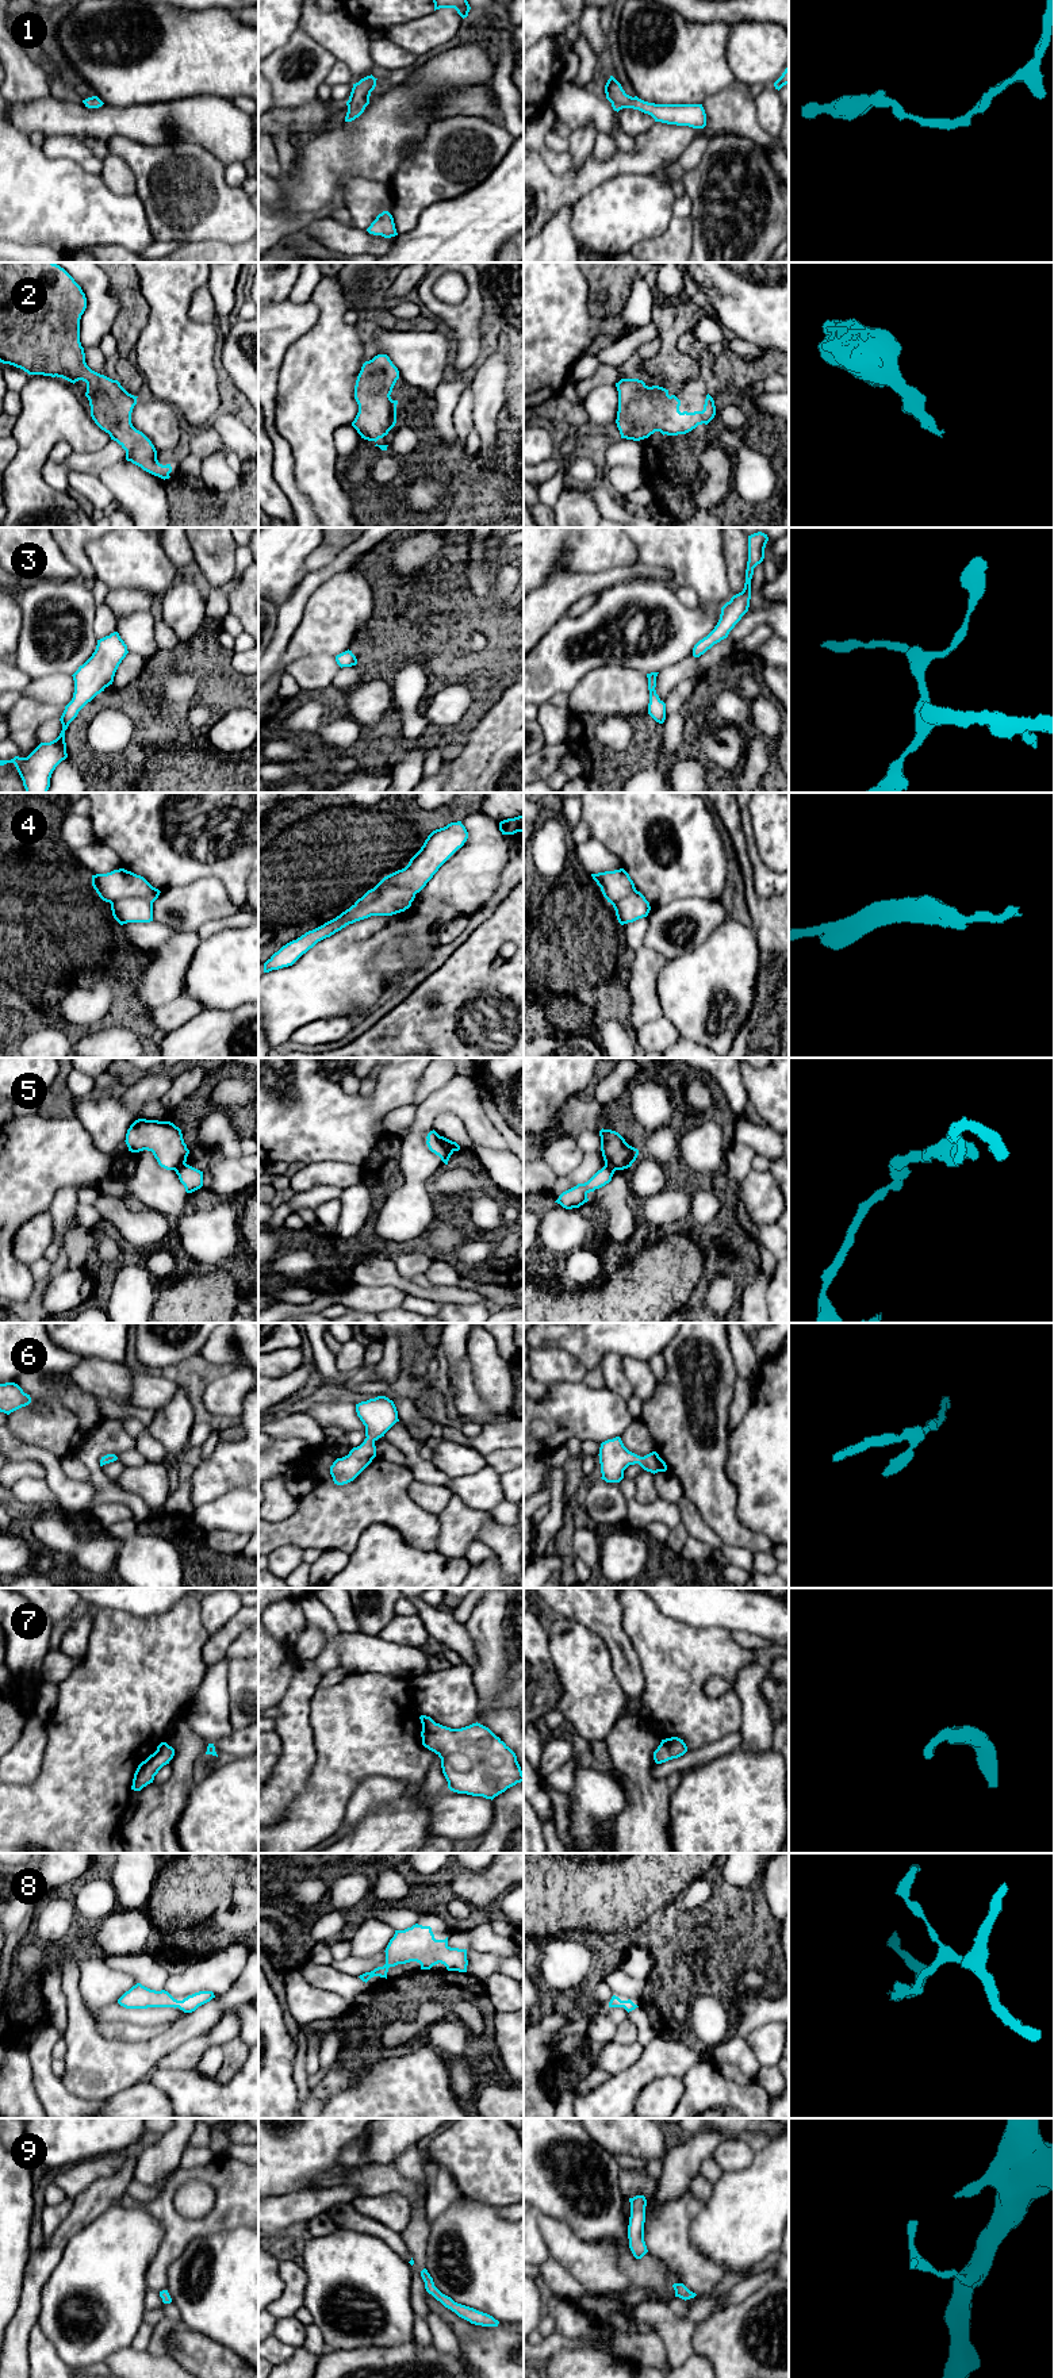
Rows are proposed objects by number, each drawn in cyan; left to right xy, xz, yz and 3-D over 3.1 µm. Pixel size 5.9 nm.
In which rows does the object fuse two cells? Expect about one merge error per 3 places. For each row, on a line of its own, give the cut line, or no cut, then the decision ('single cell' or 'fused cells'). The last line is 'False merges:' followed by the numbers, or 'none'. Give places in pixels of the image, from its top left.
1: cut none; single cell
2: cut none; single cell
3: cut none; single cell
4: cut xz (416, 893), (407, 888), (387, 888), (352, 911), (336, 931); fused cells
5: cut xz (440, 1136), (453, 1150); fused cells
6: cut none; single cell
7: cut none; single cell
8: cut none; single cell
9: cut none; single cell
False merges: 4, 5

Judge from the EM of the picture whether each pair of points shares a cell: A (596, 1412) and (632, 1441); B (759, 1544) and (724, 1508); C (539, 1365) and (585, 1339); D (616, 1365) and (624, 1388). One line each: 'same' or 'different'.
A: different
B: same
C: different
D: same

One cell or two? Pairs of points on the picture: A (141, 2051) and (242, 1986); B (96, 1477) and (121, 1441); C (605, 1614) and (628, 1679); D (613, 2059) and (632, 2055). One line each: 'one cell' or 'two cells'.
A: one cell
B: one cell
C: one cell
D: one cell

